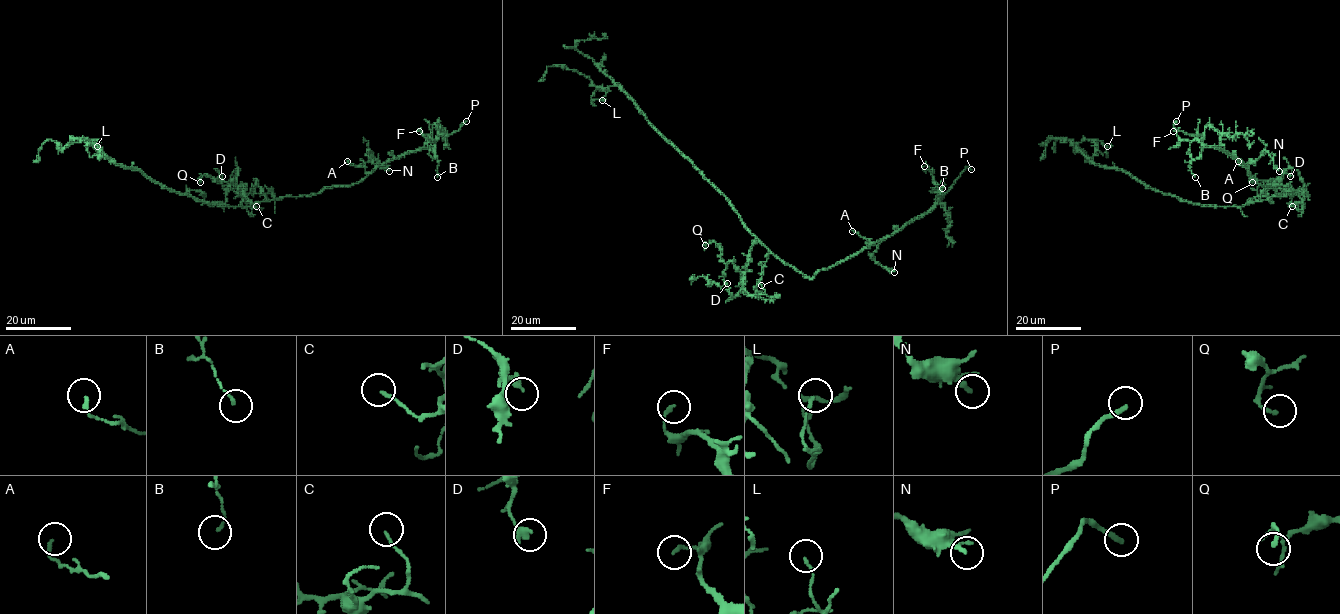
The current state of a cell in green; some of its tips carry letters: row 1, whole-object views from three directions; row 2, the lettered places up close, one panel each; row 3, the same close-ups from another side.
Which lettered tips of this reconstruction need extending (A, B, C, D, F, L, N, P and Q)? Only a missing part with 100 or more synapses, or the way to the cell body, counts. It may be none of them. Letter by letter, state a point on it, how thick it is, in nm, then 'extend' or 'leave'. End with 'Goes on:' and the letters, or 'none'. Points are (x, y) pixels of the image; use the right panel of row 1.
A: at (1238, 161); 140 nm thick; leave
B: at (1195, 177); 120 nm thick; leave
C: at (1292, 206); 110 nm thick; leave
D: at (1290, 176); 300 nm thick; leave
F: at (1173, 131); 160 nm thick; leave
L: at (1107, 146); 110 nm thick; leave
N: at (1279, 171); 140 nm thick; leave
P: at (1176, 121); 200 nm thick; extend
Q: at (1252, 182); 140 nm thick; leave
Goes on: P

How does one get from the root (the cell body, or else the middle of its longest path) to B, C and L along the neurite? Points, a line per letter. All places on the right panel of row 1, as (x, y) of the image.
B: (1241, 206), (1285, 195), (1257, 184), (1239, 160), (1213, 147), (1203, 147), (1191, 162), (1195, 177)
C: (1241, 206), (1275, 186), (1297, 194), (1302, 200), (1299, 210), (1292, 206)
L: (1241, 206), (1181, 202), (1126, 171), (1101, 167), (1092, 160), (1094, 142), (1104, 144), (1106, 157), (1107, 146)

